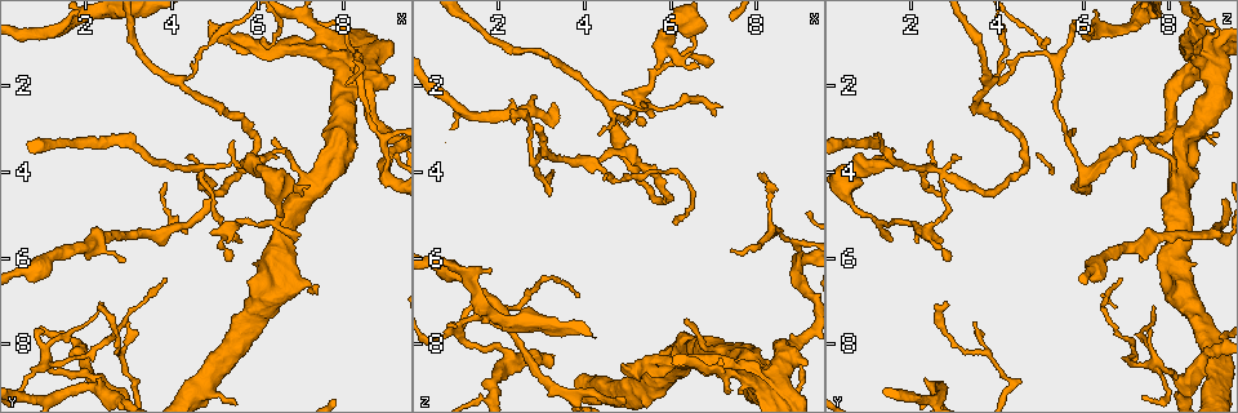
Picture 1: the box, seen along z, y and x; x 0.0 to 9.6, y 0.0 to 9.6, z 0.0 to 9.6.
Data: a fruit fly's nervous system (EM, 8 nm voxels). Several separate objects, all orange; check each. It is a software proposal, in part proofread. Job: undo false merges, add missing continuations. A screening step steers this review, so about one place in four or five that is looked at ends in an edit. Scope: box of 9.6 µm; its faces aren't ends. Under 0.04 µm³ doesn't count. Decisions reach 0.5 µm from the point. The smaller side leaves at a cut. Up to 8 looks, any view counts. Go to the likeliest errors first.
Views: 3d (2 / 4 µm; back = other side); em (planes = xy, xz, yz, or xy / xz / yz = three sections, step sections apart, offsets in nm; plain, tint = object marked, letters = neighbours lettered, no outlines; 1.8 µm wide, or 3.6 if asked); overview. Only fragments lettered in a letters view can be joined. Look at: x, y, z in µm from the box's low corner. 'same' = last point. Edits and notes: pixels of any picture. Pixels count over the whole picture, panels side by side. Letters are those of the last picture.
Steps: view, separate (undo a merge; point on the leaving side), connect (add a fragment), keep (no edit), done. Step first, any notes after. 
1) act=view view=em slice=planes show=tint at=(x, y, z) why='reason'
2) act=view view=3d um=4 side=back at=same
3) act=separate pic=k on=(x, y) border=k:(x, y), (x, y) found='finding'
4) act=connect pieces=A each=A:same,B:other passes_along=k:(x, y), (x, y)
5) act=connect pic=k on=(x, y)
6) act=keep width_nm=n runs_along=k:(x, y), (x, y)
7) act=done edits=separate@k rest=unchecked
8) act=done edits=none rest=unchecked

act=view view=3d um=2 side=back at=(1.05, 8.55, 7.80) why='abrupt turn'

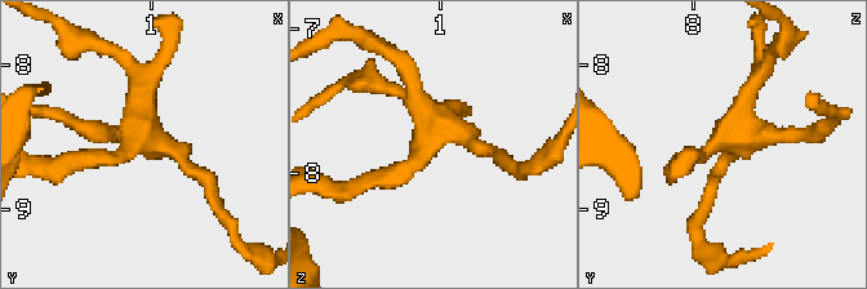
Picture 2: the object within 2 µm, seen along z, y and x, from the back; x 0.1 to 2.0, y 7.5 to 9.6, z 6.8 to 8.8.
act=view view=em um=3.6 slice=planes show=letters at=(1.08, 8.54, 7.80)

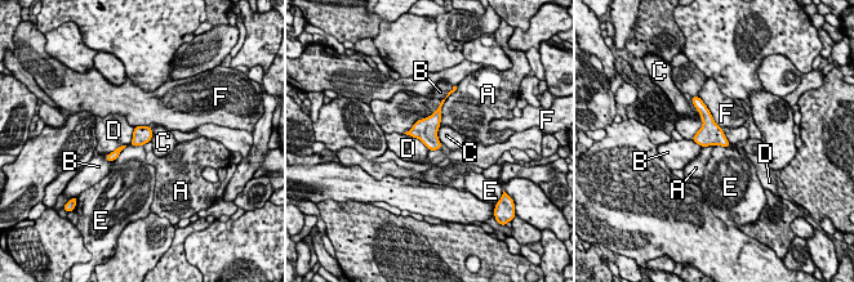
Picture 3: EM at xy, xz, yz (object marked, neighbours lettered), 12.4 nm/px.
act=keep longest_contact=F:460nm each=A:other,B:other,C:other,D:other,E:other,F:other found='all the same neuron'

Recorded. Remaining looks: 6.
act=view view=em um=3.6 slice=planes show=plain at=(5.75, 3.95, 1.60) why='free end'

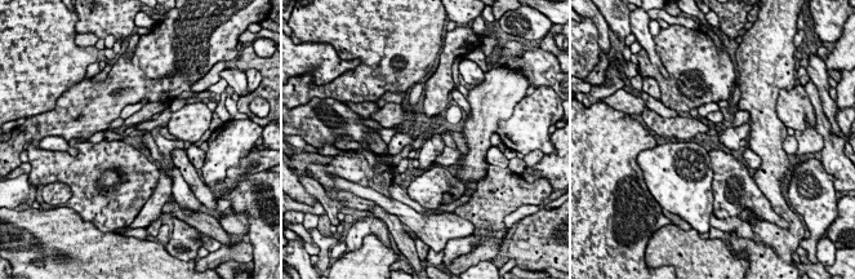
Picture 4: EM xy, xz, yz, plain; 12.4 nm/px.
act=view view=em um=3.6 slice=planes show=letters at=same why='see the neighbours'

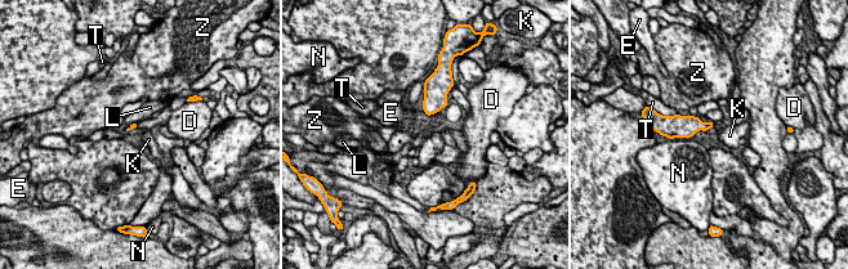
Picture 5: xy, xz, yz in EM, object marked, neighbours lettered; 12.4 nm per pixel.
act=keep each=D:other,E:other,K:other,L:other,N:other,T:other,Z:other border=5:(709, 120), (713, 122) found='no lettered fragment goes on from it'

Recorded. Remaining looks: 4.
act=view view=3d um=4 at=(8.10, 1.35, 8.90)

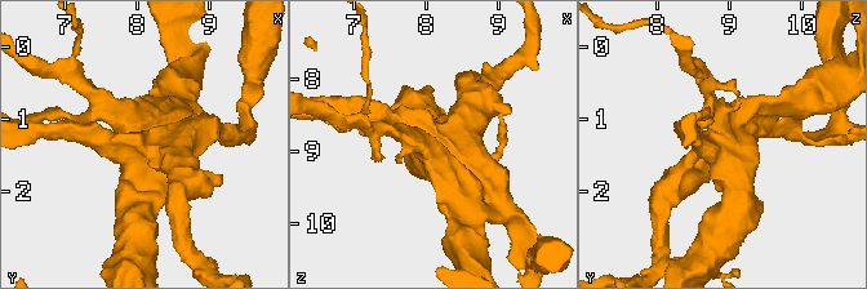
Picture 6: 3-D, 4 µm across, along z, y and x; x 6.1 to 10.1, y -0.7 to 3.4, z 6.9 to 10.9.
act=view view=em um=3.6 slice=planes show=letters at=(8.05, 1.35, 8.90)

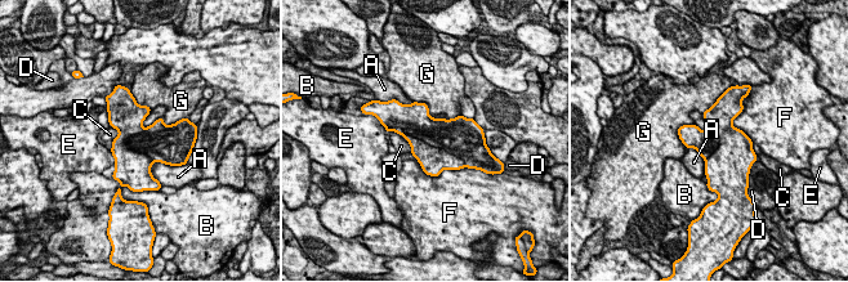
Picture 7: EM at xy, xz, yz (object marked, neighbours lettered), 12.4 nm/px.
act=separate pic=7 on=(449, 135) each=A:other,B:other,C:other,D:other,E:other,F:other,G:other border=7:(401, 134), (420, 138), (464, 161) found='two neurons meet here'

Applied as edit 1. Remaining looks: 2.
act=done edits=separate@7 rest=unchecked

